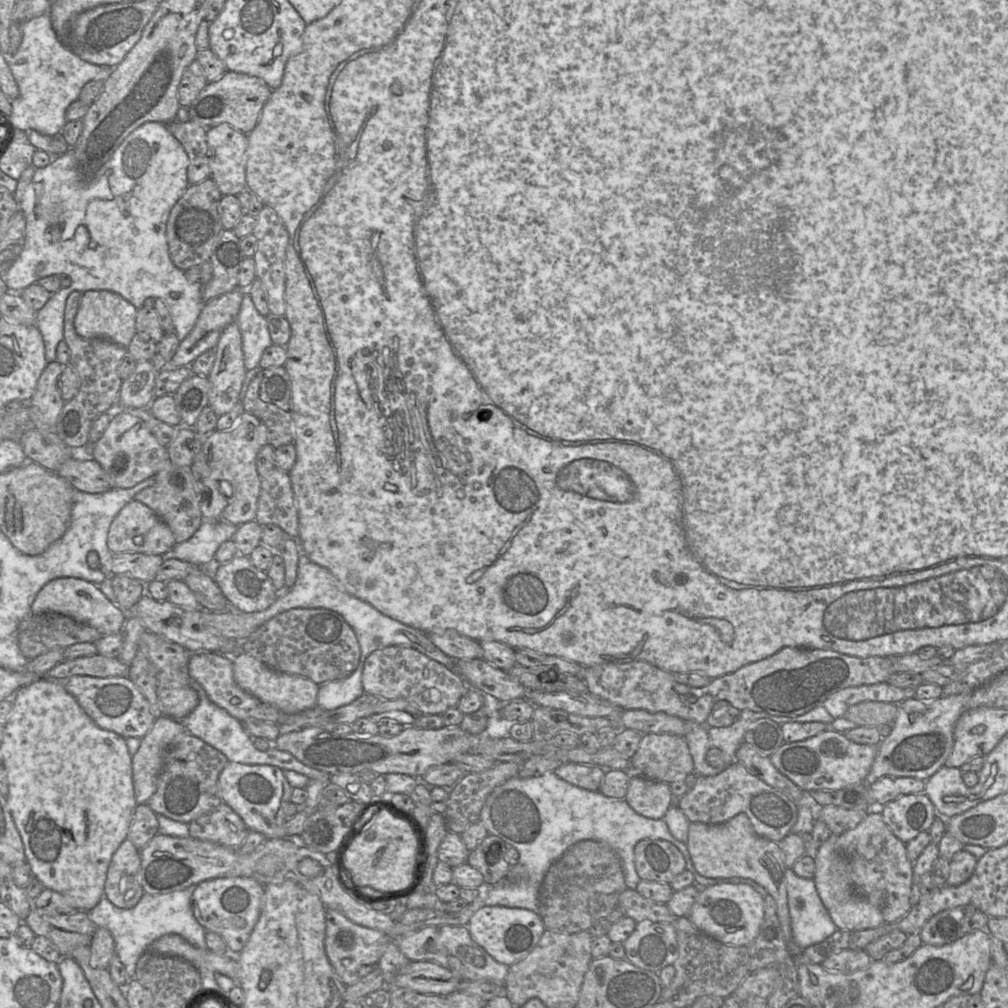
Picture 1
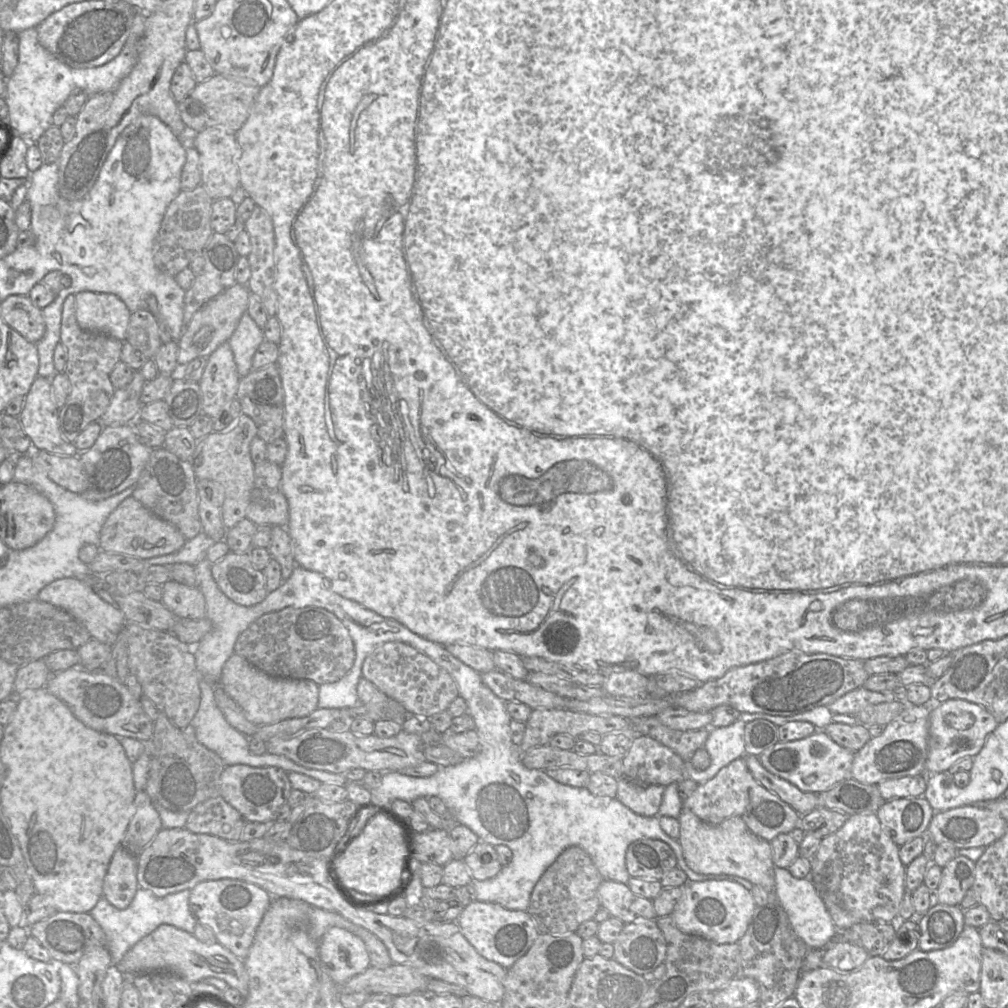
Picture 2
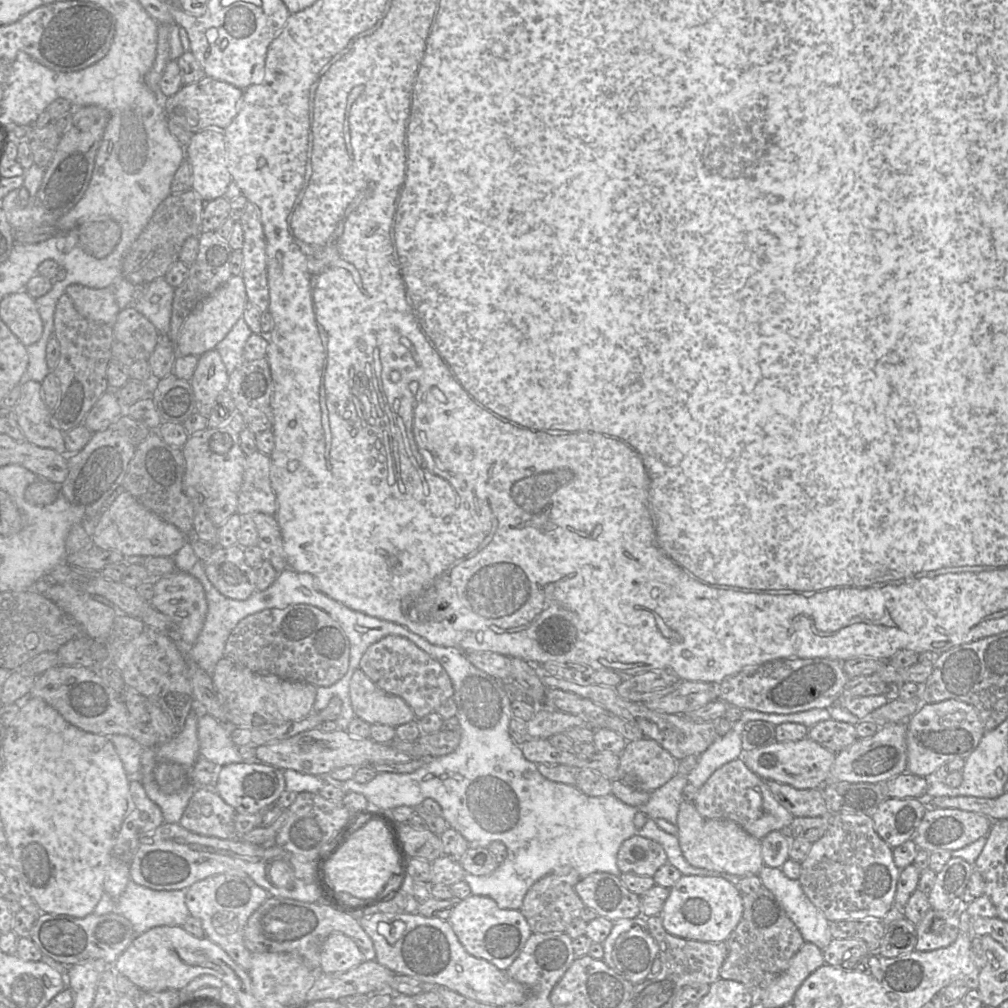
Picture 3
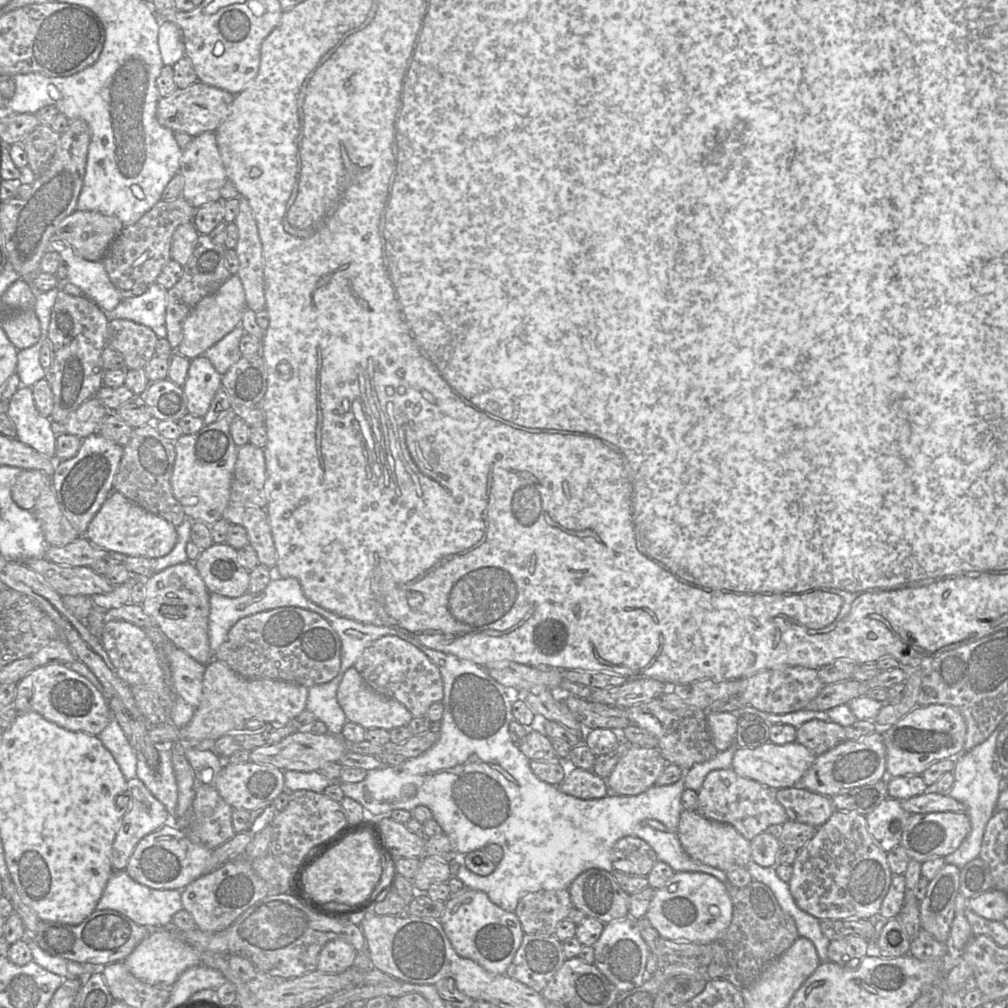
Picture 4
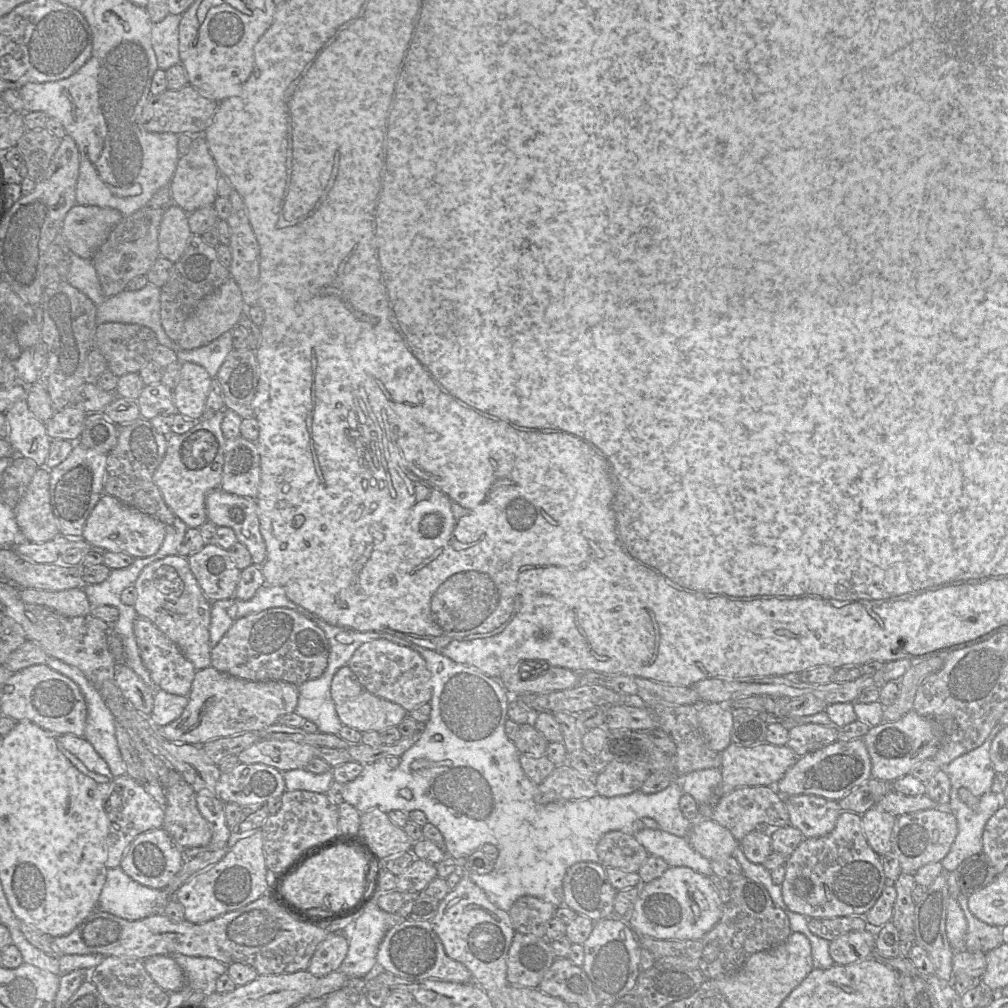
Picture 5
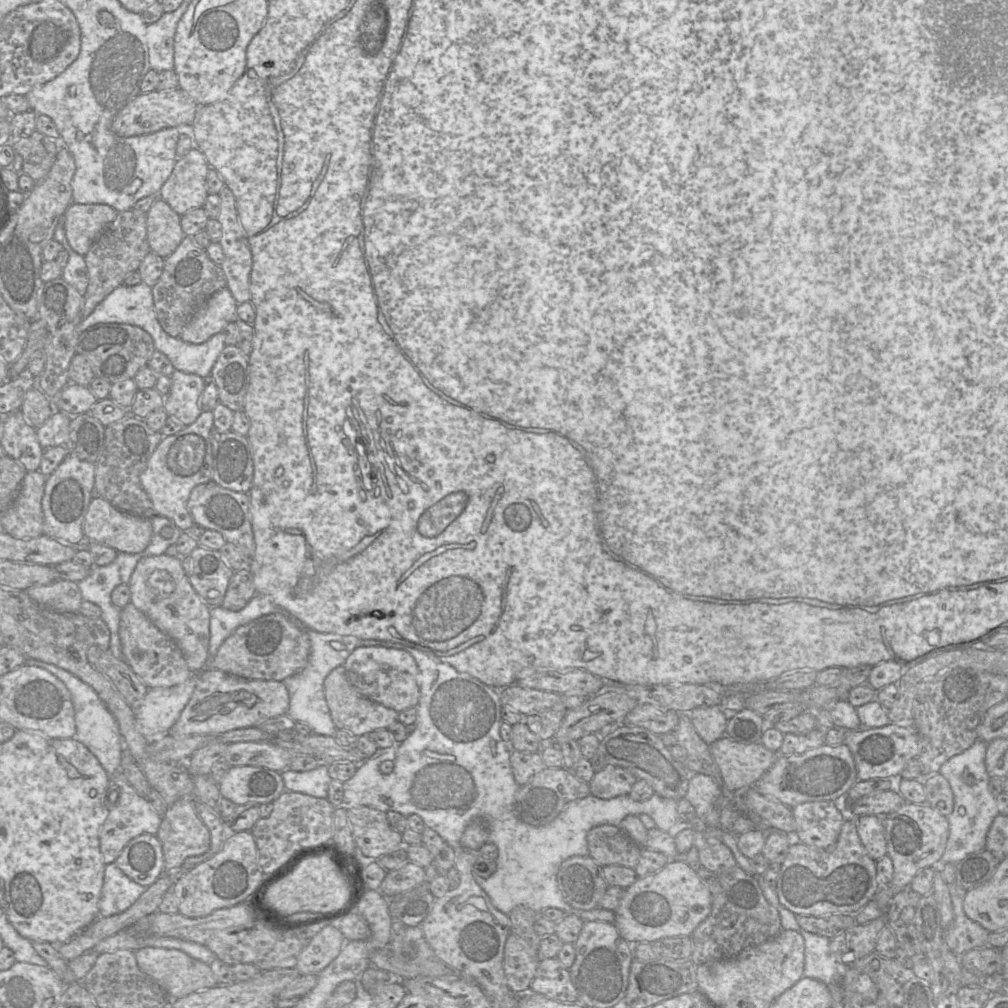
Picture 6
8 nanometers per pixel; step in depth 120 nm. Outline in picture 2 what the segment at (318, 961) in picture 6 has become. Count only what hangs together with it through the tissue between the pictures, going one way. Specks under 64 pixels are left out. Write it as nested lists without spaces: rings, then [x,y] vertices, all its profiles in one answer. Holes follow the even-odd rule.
[[[339,927],[329,928],[322,936],[319,956],[324,971],[336,984],[343,984],[370,967],[370,958],[364,942]]]

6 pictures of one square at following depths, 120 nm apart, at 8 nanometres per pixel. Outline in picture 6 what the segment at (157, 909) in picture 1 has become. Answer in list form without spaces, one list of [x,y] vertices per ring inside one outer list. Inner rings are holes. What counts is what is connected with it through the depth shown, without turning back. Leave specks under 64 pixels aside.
[[[113,863],[105,864],[103,886],[98,904],[101,917],[126,911],[141,896],[146,887],[134,882]]]

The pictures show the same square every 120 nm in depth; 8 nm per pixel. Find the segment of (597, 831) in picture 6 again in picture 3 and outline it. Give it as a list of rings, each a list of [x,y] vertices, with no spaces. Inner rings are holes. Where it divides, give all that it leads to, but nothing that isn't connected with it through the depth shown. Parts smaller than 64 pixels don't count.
[[[642,836],[625,840],[617,854],[617,866],[625,874],[653,877],[666,863],[668,858],[662,845]]]

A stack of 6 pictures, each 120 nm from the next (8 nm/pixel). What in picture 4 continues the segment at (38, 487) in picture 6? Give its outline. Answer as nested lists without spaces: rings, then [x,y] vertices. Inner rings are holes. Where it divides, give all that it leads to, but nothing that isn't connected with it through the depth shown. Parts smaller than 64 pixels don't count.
[[[52,481],[40,494],[32,512],[40,522],[49,546],[65,546],[80,537],[62,513]]]

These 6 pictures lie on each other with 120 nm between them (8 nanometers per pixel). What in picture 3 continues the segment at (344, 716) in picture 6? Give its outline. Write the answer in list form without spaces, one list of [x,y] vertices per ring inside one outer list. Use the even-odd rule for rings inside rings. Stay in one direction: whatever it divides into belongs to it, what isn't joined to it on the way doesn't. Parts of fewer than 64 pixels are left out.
[[[360,668],[351,678],[350,698],[356,717],[370,725],[384,724],[396,728],[415,719],[412,708],[401,697],[383,691]]]

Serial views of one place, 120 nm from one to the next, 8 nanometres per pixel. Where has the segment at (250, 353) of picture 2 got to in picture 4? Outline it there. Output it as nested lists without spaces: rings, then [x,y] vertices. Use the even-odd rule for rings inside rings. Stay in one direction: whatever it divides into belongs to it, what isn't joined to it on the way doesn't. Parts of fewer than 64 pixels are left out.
[[[238,325],[202,354],[210,360],[221,375],[242,357],[239,343],[244,334],[245,330]]]

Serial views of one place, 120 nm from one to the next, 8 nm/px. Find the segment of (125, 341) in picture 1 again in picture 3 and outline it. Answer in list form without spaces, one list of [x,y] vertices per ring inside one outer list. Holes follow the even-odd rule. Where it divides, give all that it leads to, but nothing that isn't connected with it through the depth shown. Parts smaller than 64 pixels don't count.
[[[72,284],[67,287],[66,293],[83,317],[111,327],[114,325],[120,308],[116,302],[113,286],[95,289]]]

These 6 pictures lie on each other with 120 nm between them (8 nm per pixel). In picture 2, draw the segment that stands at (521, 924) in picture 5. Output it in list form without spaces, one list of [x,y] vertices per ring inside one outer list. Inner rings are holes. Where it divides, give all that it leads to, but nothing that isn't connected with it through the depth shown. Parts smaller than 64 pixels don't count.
[[[581,847],[566,848],[545,870],[531,893],[527,912],[533,918],[539,933],[565,935],[575,932],[584,921],[591,920],[601,907],[597,891],[603,880],[591,857]]]

